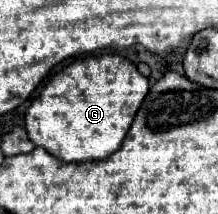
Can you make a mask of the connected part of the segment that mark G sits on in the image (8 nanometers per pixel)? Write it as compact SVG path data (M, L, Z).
M91 54L77 58L71 64L63 66L39 92L25 112L25 130L29 140L35 146L45 148L51 156L65 162L83 162L83 160L103 160L115 150L119 150L135 112L139 110L143 98L149 92L149 82L139 74L137 66L119 54Z

